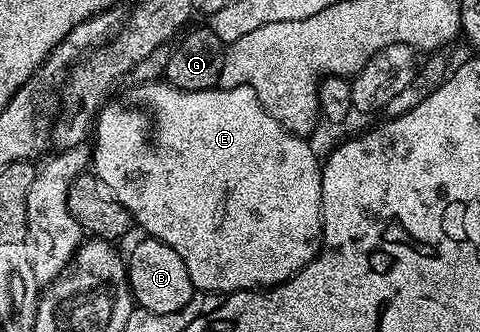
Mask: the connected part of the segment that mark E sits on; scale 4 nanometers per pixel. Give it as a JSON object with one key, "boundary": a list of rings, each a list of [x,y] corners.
{"boundary":[[[150,80],[138,84],[119,102],[107,101],[92,126],[92,170],[99,182],[130,214],[135,223],[146,229],[145,233],[174,248],[191,276],[195,291],[215,290],[218,296],[233,294],[235,290],[261,290],[281,286],[292,276],[318,257],[322,249],[322,167],[305,137],[291,134],[263,108],[251,86],[231,86],[213,90],[188,92],[170,85],[165,80]]]}

